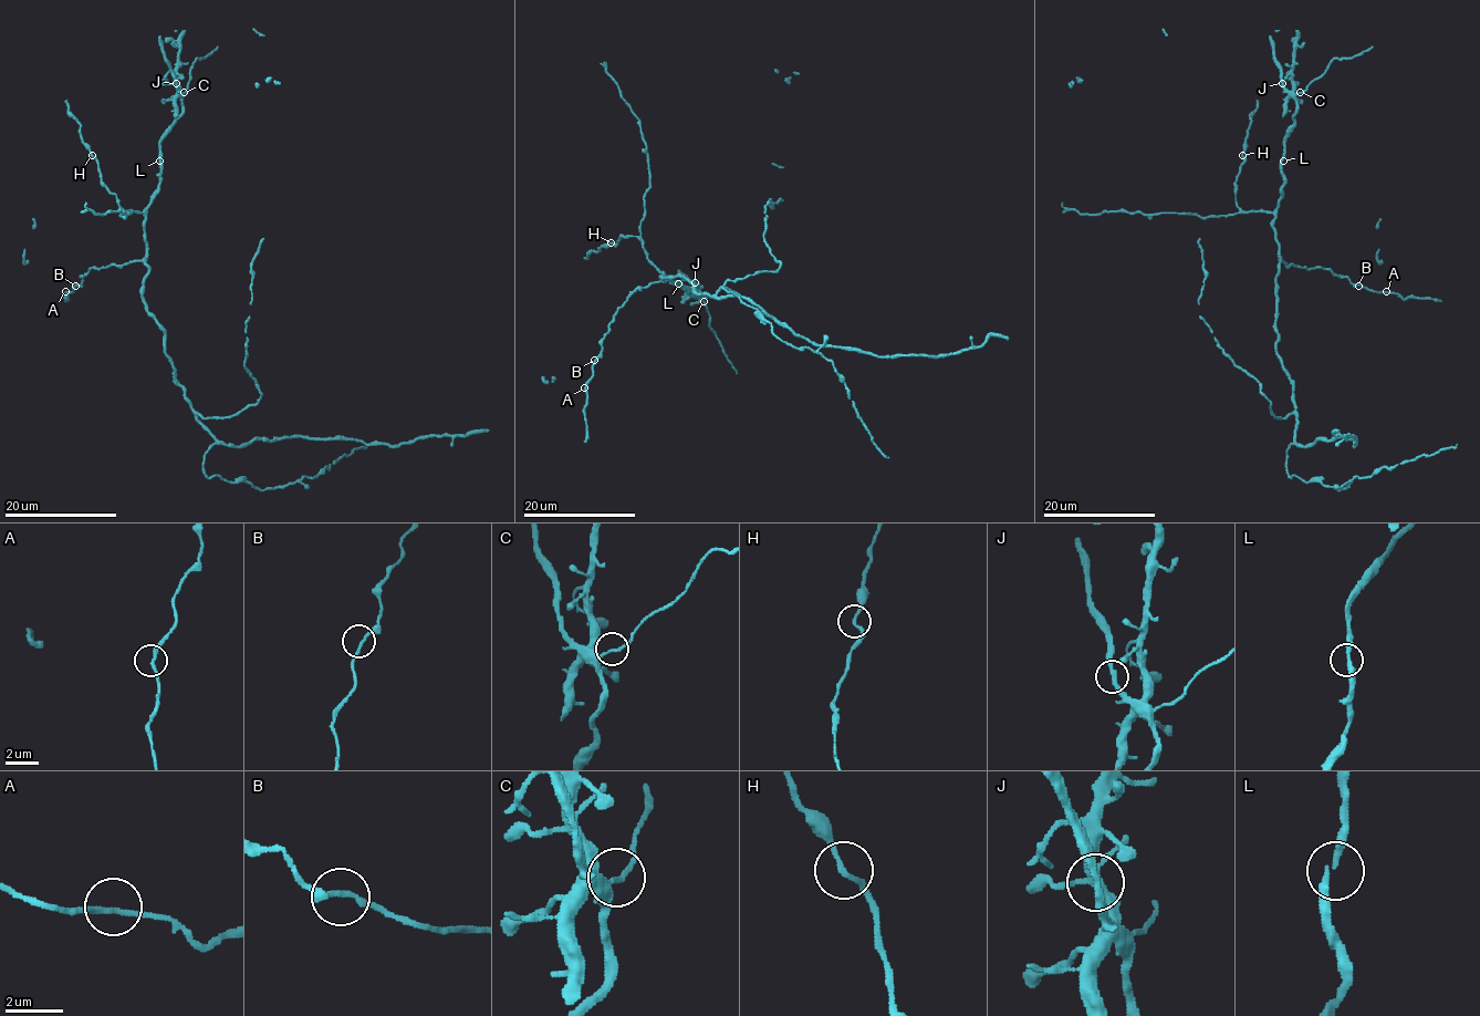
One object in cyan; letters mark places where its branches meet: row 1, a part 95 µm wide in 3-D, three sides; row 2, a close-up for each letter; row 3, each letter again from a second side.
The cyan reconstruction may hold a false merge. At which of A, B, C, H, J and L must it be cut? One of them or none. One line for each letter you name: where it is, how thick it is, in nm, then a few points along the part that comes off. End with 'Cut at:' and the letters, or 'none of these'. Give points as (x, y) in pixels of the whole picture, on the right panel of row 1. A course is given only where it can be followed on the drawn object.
Cut at: none of these

